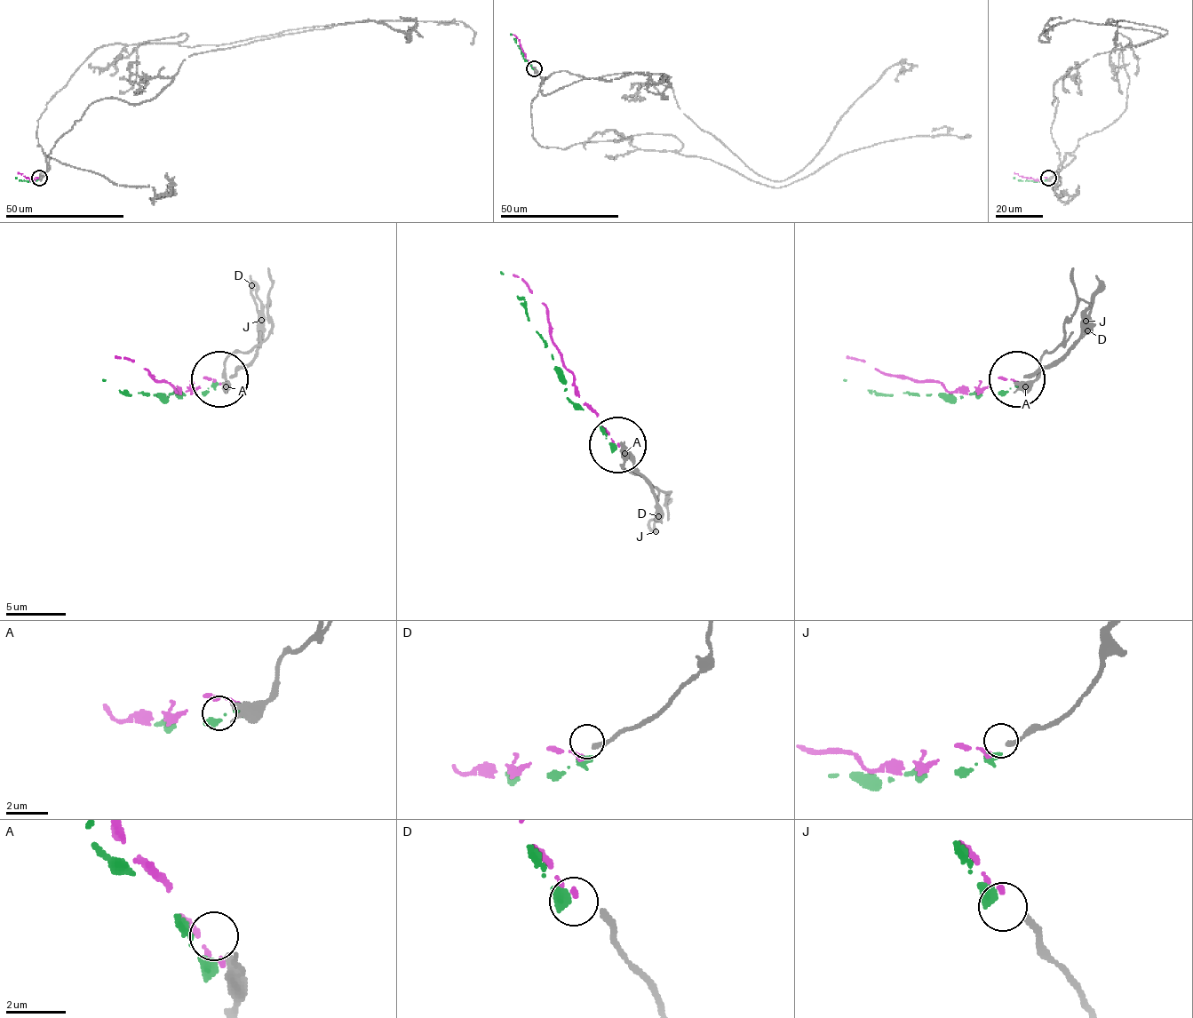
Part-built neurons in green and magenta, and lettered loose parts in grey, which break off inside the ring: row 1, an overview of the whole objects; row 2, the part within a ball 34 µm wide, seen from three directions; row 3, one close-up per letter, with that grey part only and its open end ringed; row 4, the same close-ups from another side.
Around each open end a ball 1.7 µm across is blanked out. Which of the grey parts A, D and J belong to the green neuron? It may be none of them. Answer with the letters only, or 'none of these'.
J

